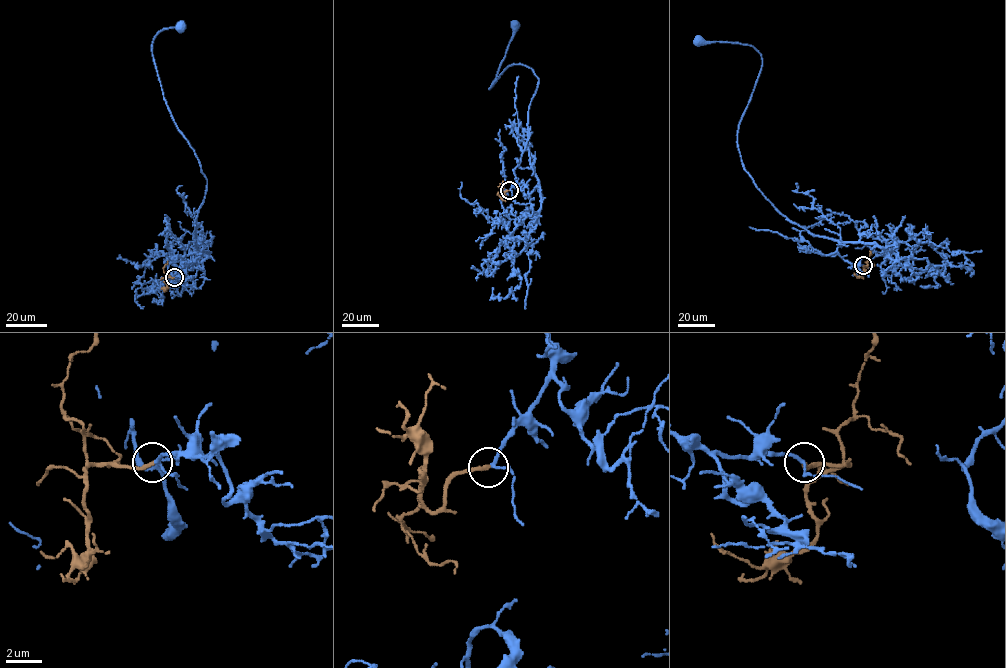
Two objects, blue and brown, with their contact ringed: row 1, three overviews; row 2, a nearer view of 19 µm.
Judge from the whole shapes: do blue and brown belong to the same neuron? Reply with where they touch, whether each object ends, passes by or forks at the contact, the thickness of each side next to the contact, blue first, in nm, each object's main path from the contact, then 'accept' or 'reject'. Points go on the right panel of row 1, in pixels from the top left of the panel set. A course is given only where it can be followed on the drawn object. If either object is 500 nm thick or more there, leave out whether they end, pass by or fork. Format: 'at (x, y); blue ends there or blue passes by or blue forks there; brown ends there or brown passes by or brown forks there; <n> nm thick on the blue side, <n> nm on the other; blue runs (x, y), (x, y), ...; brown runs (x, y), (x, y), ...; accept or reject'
at (863, 265); blue passes by; brown ends there; 160 nm thick on the blue side, 240 nm on the other; blue runs (863, 265), (843, 258), (837, 241), (792, 223), (744, 168), (737, 133), (761, 56), (751, 46), (698, 41); brown runs (863, 265), (868, 266), (863, 269), (864, 273), (858, 277), (854, 273); accept

